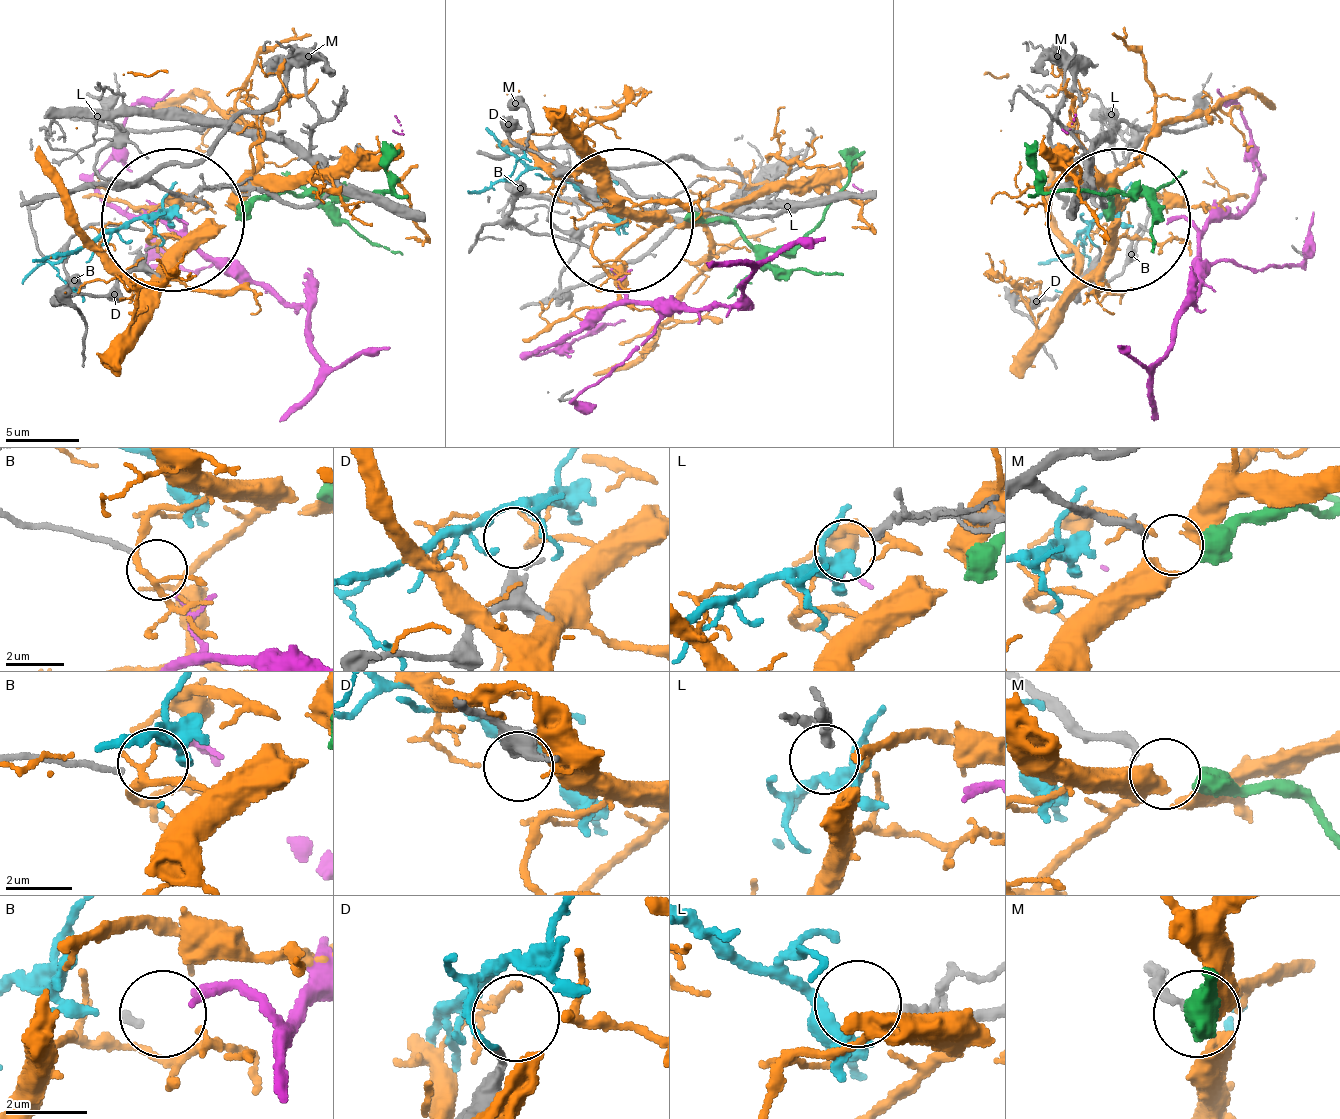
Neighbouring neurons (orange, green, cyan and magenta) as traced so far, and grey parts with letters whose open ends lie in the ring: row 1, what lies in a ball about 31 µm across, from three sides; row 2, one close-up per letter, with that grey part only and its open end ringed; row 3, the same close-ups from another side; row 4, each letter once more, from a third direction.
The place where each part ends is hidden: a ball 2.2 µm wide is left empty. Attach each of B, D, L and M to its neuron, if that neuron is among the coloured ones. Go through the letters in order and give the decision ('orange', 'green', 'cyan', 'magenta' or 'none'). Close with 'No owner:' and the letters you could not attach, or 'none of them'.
B: magenta
D: none
L: cyan
M: green
No owner: D

